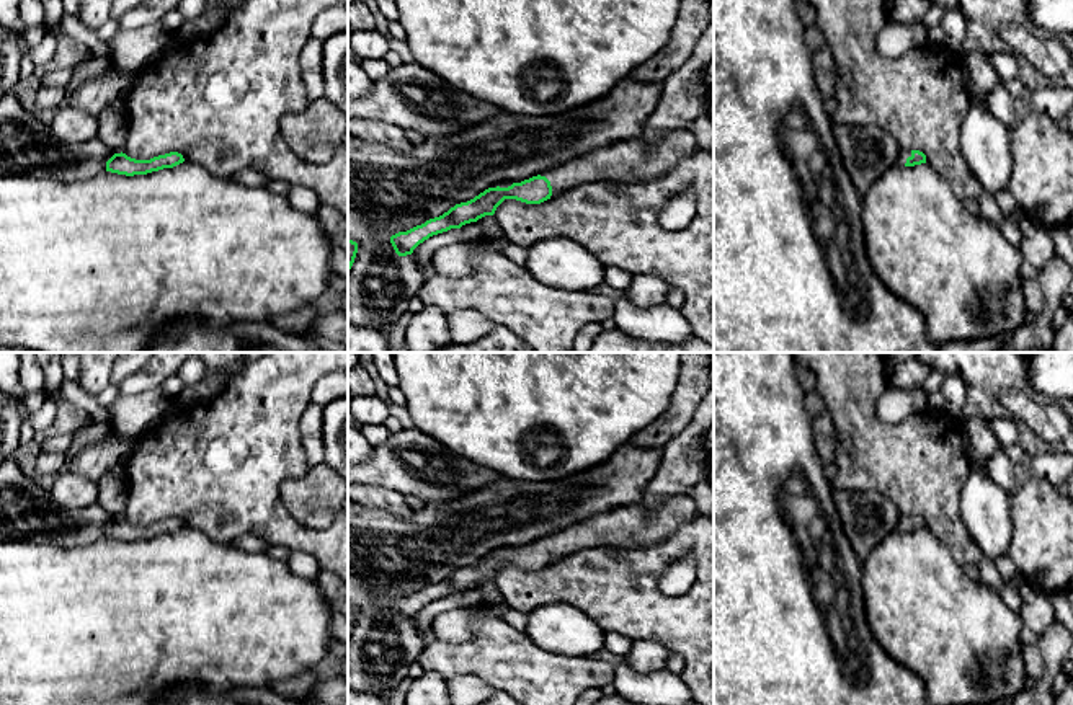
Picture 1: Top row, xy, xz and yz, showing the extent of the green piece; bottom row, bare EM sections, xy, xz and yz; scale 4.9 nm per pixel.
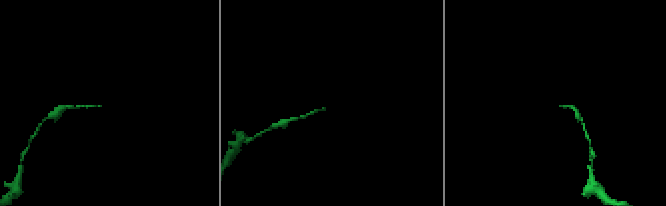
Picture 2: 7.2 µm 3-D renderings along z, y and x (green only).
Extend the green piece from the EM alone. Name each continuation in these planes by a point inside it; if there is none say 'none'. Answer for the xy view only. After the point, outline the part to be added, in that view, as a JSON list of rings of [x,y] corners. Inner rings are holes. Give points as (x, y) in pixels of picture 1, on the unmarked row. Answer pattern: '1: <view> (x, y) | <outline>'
none

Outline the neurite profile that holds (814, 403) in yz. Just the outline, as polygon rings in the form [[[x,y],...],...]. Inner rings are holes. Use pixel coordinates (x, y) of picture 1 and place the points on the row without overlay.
[[[817,390],[805,393],[805,410],[808,416],[813,419],[825,411],[825,401]]]

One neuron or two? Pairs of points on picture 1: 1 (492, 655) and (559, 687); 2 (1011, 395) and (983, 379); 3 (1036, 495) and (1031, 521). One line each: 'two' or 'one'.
1: one
2: two
3: one

